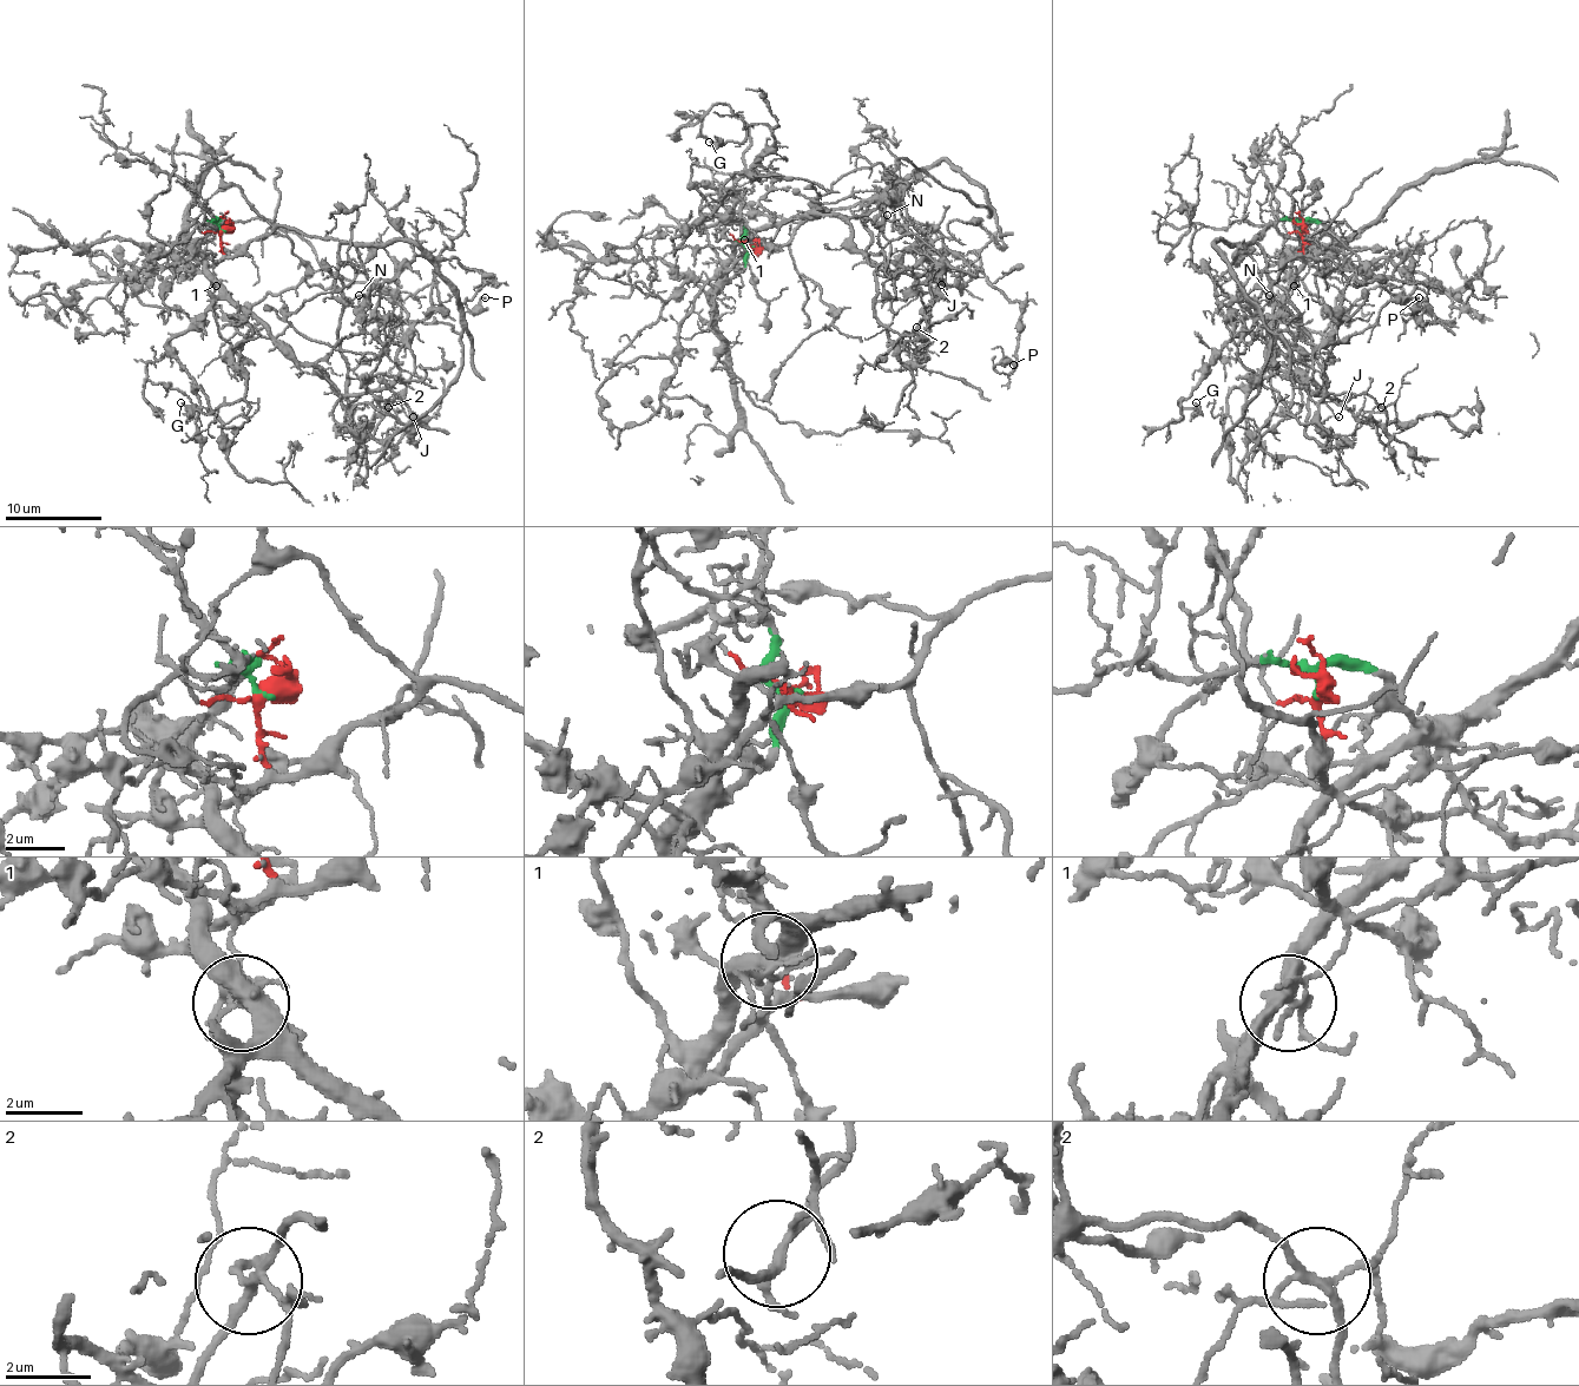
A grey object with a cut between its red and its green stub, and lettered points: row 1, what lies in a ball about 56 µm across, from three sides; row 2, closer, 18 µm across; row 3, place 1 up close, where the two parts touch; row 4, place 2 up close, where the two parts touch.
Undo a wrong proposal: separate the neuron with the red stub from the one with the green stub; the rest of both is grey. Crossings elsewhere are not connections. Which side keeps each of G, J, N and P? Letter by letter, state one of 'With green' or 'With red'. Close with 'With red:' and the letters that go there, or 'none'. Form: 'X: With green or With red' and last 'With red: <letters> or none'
G: With green
J: With red
N: With red
P: With red
With red: J, N, P

